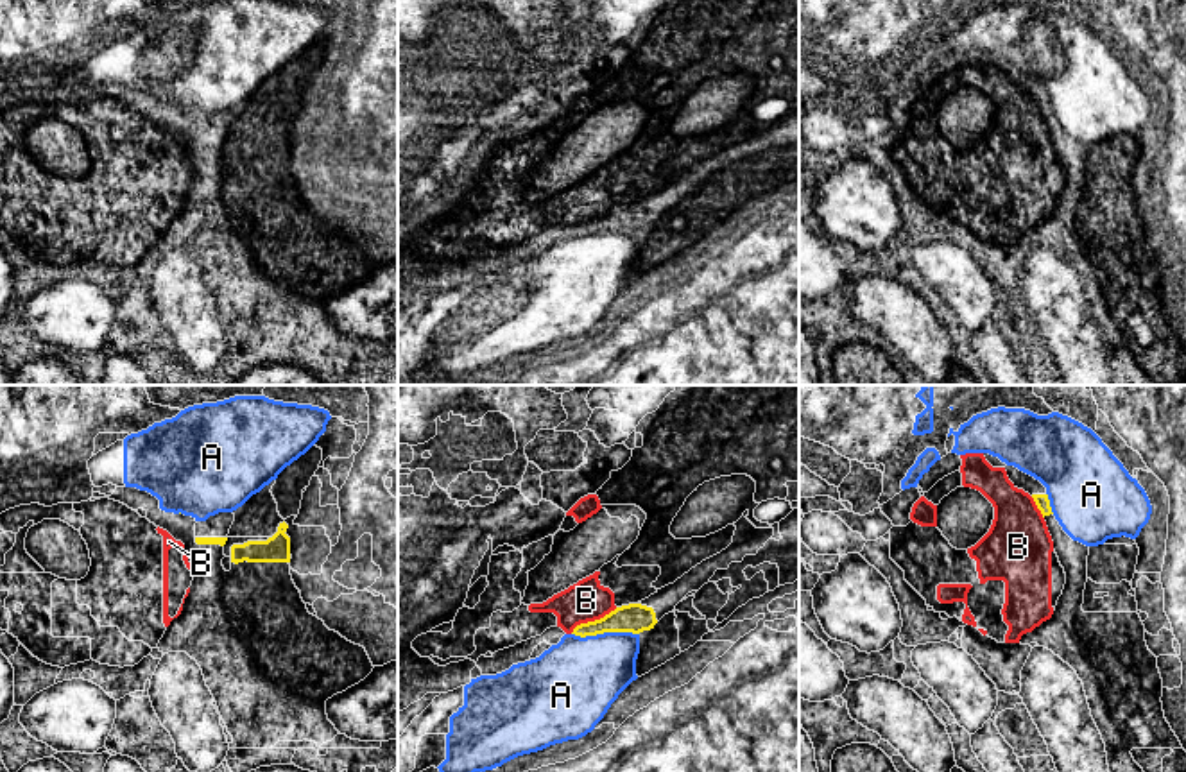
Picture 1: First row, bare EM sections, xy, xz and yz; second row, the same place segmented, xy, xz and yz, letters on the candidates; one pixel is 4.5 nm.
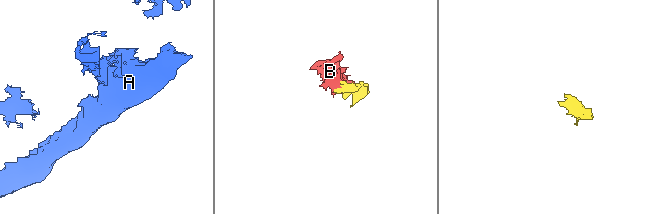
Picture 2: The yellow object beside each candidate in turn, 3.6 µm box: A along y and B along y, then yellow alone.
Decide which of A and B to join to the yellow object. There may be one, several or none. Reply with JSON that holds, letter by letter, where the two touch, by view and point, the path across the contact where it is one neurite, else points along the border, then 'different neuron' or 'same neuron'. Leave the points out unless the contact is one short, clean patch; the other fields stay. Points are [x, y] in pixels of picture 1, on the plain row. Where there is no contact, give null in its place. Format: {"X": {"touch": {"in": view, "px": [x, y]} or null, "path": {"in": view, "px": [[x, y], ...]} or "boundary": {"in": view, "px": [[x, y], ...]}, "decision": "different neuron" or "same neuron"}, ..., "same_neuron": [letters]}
{"A": {"touch": {"in": "xz", "px": [604, 230]}, "boundary": {"in": "xz", "px": [[638, 231], [572, 233]]}, "decision": "different neuron"}, "B": {"touch": {"in": "xz", "px": [595, 219]}, "boundary": {"in": "xz", "px": [[617, 206], [599, 217], [581, 221], [570, 231]]}, "decision": "different neuron"}, "same_neuron": []}

